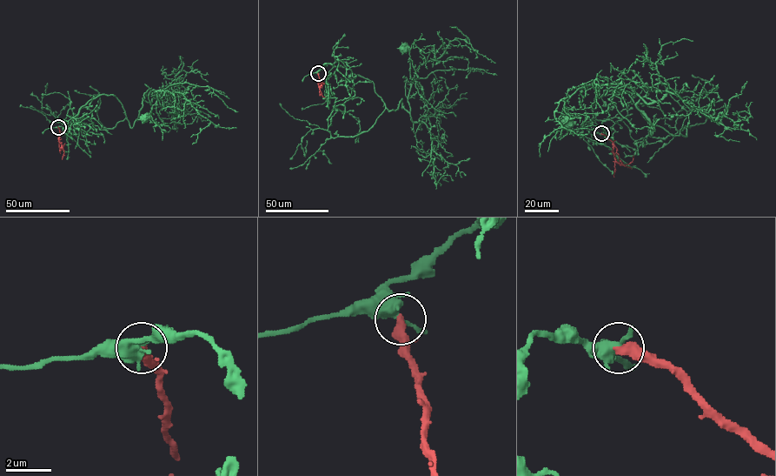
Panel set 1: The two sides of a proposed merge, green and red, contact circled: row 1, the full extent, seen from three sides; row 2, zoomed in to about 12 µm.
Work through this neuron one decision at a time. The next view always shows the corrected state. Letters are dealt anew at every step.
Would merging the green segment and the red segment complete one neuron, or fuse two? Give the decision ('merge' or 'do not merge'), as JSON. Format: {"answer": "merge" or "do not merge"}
{"answer": "do not merge"}

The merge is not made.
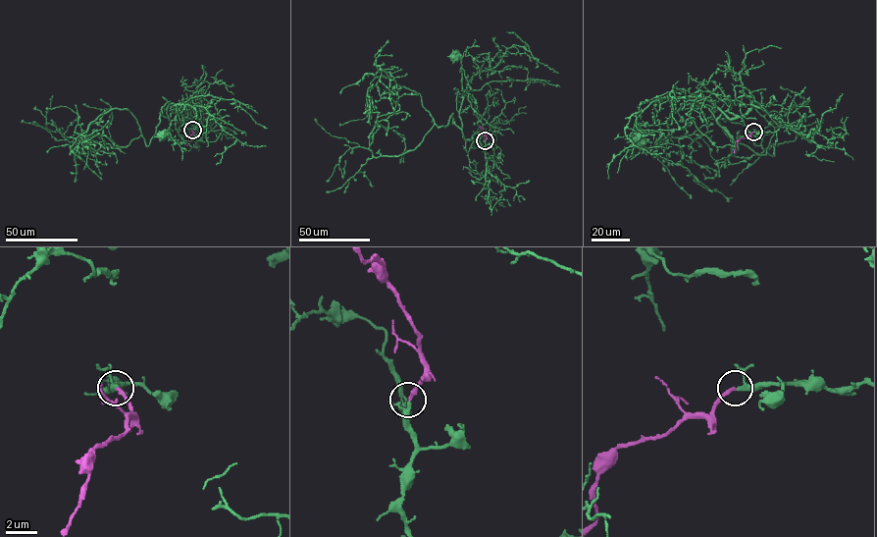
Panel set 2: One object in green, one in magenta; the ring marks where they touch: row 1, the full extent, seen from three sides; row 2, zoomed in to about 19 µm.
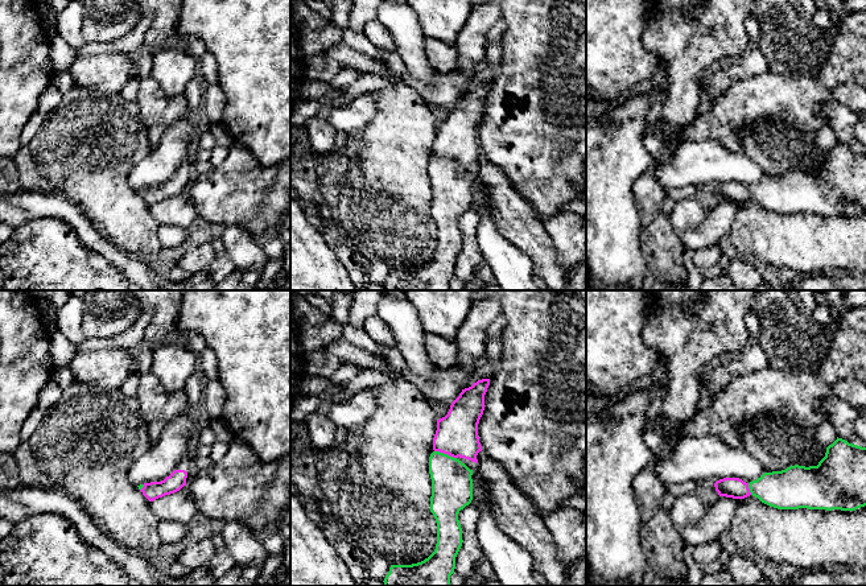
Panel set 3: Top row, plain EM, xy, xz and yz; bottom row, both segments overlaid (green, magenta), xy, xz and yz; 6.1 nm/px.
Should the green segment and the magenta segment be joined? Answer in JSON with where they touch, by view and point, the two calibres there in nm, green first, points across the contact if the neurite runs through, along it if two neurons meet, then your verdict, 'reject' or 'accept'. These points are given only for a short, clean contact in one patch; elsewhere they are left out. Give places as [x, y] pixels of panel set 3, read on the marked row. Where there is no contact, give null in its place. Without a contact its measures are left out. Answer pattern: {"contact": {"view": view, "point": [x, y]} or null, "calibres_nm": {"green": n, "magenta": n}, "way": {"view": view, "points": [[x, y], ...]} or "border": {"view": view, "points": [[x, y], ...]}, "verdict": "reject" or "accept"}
{"contact": {"view": "xz", "point": [445, 454]}, "calibres_nm": {"green": 260, "magenta": 260}, "way": {"view": "xz", "points": [[452, 486], [445, 470], [445, 454], [449, 442], [457, 433]]}, "verdict": "accept"}

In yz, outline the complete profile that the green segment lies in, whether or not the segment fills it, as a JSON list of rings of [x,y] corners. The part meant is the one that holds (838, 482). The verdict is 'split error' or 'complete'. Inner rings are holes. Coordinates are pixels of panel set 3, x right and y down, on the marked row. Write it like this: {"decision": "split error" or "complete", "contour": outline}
{"decision": "split error", "contour": [[[837,437],[817,466],[789,466],[750,483],[723,478],[714,487],[719,496],[752,495],[778,509],[855,511],[866,505],[866,447]]]}

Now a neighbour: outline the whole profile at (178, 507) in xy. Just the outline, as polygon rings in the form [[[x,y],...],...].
[[[187,486],[149,502],[149,507],[158,520],[170,520],[182,525],[186,525],[197,512]]]

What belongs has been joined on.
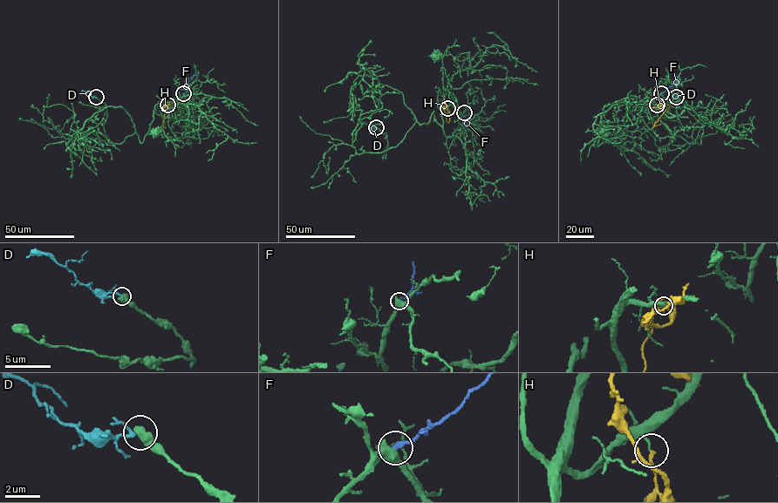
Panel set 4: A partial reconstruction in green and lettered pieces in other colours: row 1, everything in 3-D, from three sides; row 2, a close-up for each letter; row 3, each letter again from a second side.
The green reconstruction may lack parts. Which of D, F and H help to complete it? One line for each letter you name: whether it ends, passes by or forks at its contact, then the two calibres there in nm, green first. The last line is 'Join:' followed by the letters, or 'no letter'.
Join: no letter

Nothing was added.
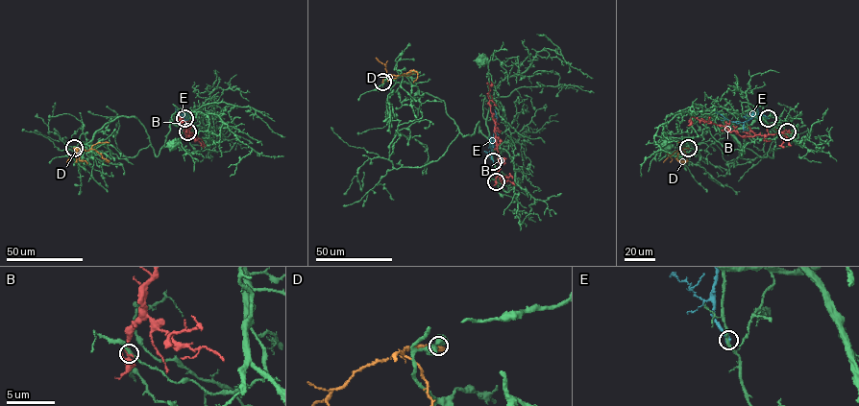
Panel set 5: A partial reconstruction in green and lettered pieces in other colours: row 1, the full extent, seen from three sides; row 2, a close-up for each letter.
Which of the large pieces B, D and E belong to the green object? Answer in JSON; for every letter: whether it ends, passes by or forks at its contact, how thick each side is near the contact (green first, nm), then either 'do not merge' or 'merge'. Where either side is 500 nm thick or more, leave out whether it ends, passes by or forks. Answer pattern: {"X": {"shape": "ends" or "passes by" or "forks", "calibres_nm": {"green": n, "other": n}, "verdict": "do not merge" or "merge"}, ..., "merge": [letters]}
{"B": {"shape": "passes by", "calibres_nm": {"green": 240, "other": 360}, "verdict": "do not merge"}, "D": {"calibres_nm": {"green": 800, "other": 600}, "verdict": "do not merge"}, "E": {"shape": "ends", "calibres_nm": {"green": 240, "other": 460}, "verdict": "do not merge"}, "merge": []}

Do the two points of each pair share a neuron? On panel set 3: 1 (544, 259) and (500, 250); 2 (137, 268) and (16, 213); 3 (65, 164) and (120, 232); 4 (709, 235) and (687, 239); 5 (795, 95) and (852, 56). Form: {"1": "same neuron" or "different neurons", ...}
{"1": "different neurons", "2": "same neuron", "3": "same neuron", "4": "same neuron", "5": "same neuron"}

